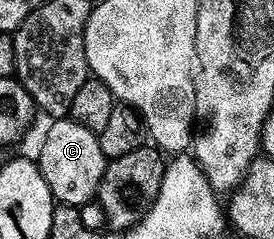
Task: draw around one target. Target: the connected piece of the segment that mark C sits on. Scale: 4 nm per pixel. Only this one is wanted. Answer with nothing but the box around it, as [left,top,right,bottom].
[38,117,106,208]

